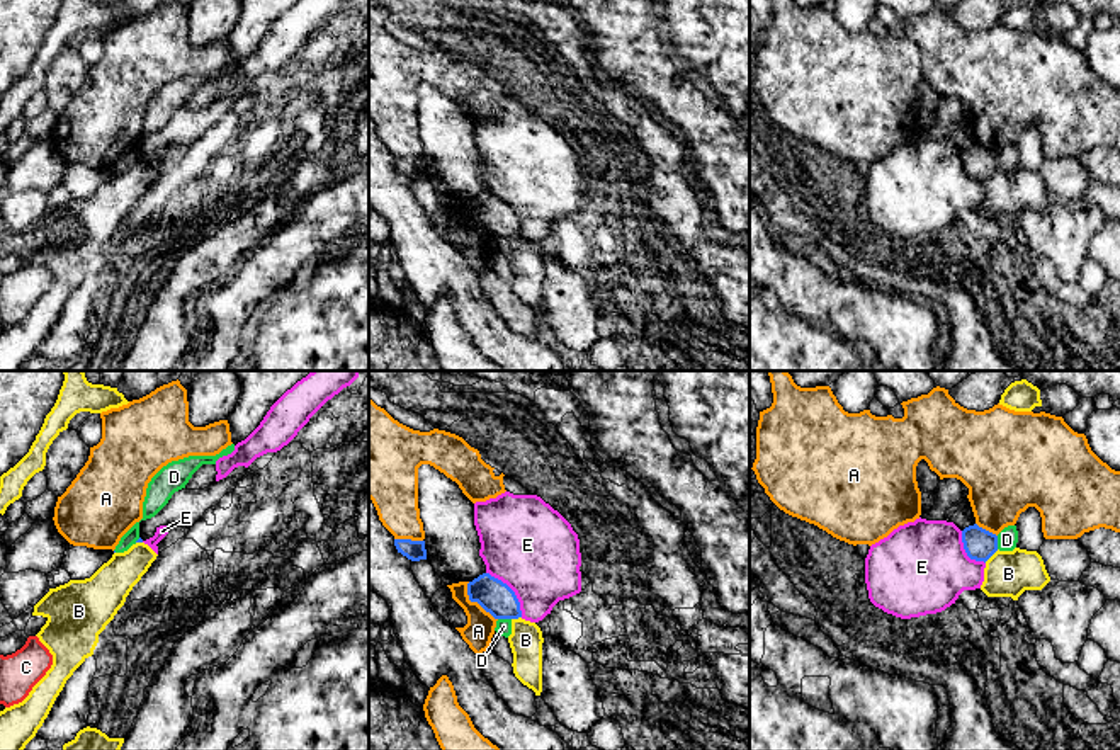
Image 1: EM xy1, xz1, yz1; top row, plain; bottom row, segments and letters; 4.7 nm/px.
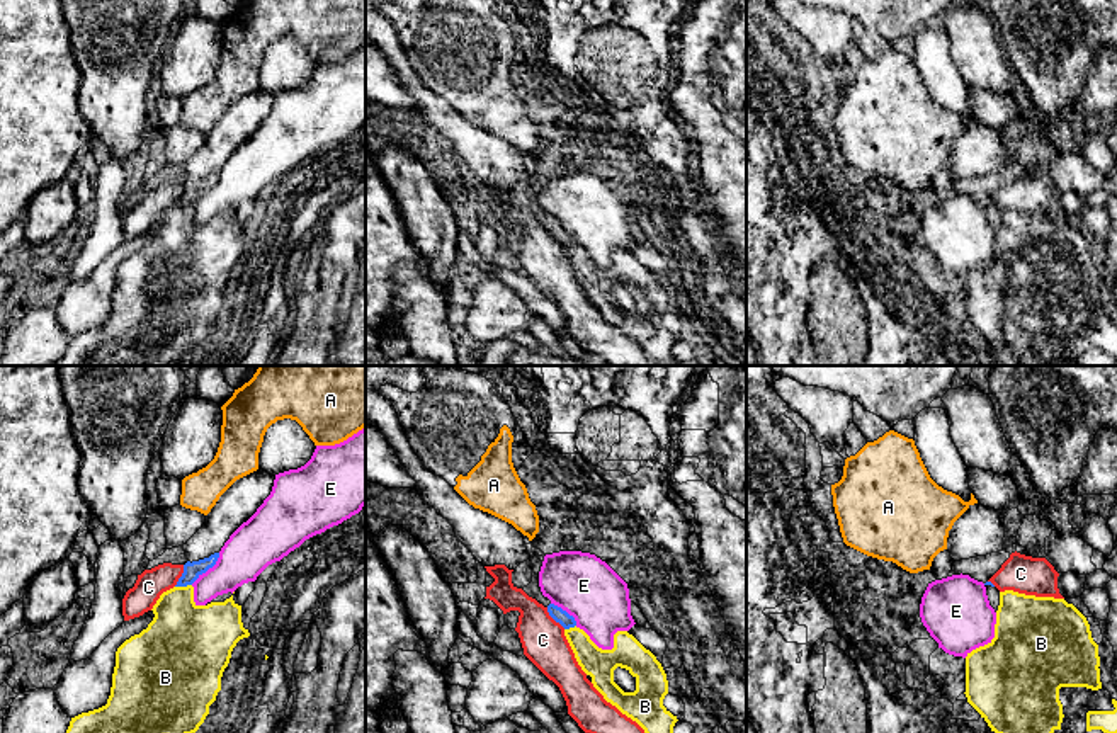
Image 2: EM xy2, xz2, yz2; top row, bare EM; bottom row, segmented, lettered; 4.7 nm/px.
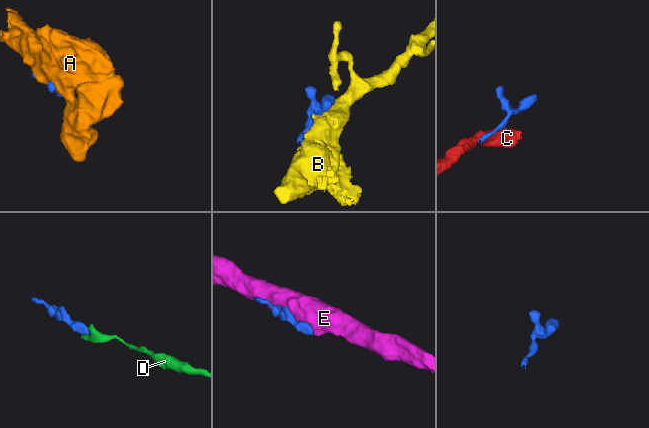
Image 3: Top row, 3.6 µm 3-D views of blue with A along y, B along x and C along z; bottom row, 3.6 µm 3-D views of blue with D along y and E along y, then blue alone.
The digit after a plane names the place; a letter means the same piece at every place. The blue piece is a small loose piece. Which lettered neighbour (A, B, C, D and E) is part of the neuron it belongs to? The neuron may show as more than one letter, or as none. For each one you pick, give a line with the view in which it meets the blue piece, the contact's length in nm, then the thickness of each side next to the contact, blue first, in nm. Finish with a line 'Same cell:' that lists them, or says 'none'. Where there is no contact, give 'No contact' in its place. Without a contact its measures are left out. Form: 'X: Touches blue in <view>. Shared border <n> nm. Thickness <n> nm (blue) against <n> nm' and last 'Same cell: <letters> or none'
Same cell: none

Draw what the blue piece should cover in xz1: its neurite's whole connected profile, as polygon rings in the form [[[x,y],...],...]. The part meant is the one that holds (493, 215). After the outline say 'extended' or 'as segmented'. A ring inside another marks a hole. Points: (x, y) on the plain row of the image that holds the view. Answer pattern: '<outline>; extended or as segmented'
[[[483,192],[467,202],[471,221],[478,221],[495,238],[522,236],[520,221],[515,211],[501,199]]]; as segmented

